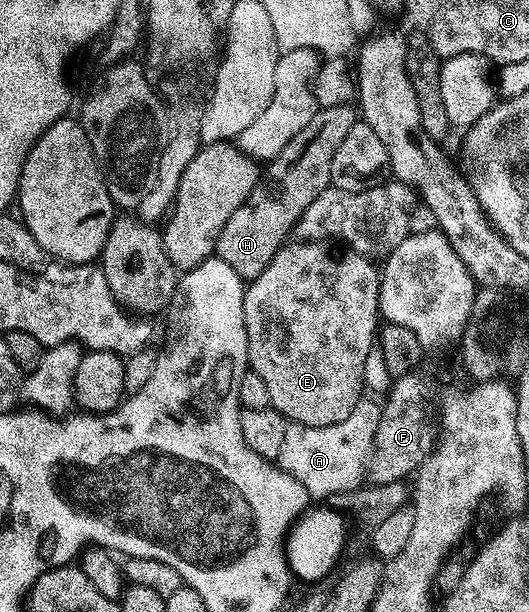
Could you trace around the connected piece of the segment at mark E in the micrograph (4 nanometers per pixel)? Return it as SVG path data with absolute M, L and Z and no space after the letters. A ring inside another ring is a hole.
M291 241L281 246L279 252L266 264L266 268L257 278L247 283L244 292L244 323L246 324L246 340L248 341L248 364L250 369L266 383L270 391L272 409L288 419L289 422L306 424L307 426L325 426L326 424L338 424L354 412L354 404L358 404L365 393L363 369L366 365L366 356L378 338L378 323L380 317L380 272L374 265L373 259L364 258L347 248L331 250L327 241L301 242Z

